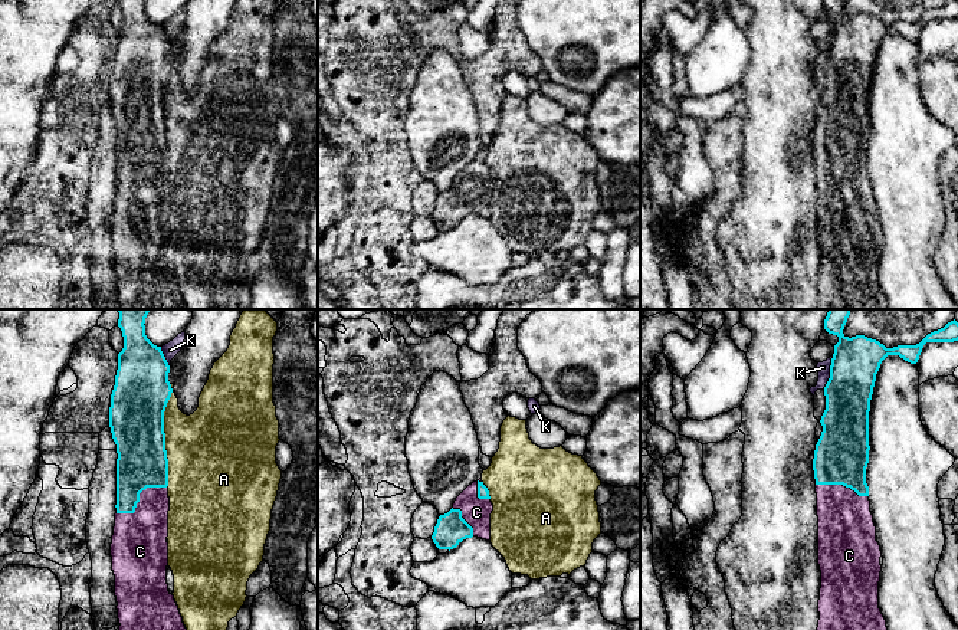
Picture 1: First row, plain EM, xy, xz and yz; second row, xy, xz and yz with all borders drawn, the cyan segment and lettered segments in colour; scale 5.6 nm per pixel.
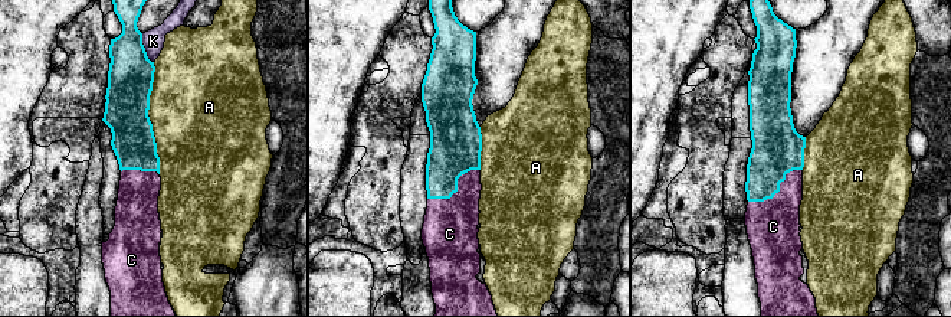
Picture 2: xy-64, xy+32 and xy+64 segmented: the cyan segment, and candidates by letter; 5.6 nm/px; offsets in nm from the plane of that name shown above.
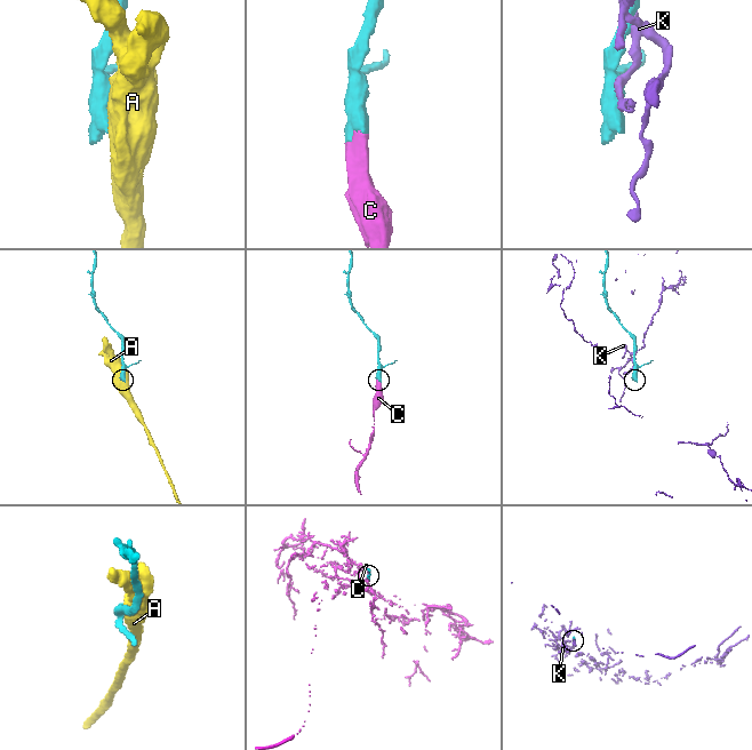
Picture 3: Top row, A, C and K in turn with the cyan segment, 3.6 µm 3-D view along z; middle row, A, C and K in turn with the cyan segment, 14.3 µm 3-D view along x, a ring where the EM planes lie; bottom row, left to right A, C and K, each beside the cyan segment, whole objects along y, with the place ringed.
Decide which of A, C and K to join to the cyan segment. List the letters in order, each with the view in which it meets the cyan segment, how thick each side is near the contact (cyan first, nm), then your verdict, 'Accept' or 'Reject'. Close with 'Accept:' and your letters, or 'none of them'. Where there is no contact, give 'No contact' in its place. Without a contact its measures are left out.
A: Touches cyan in xy. Thickness 300 nm (cyan) against 460 nm. Reject
C: Touches cyan in xy. Thickness 280 nm (cyan) against 300 nm. Accept
K: Touches cyan in yz. Thickness 260 nm (cyan) against 70 nm. Reject
Accept: C

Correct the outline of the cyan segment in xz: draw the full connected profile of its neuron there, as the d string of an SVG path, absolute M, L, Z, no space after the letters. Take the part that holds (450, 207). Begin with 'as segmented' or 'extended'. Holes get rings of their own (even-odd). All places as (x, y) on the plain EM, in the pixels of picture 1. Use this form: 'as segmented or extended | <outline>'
extended | M473 160L455 178L453 186L440 193L432 213L439 227L453 227L463 217L478 214L491 217L493 183L483 160Z

